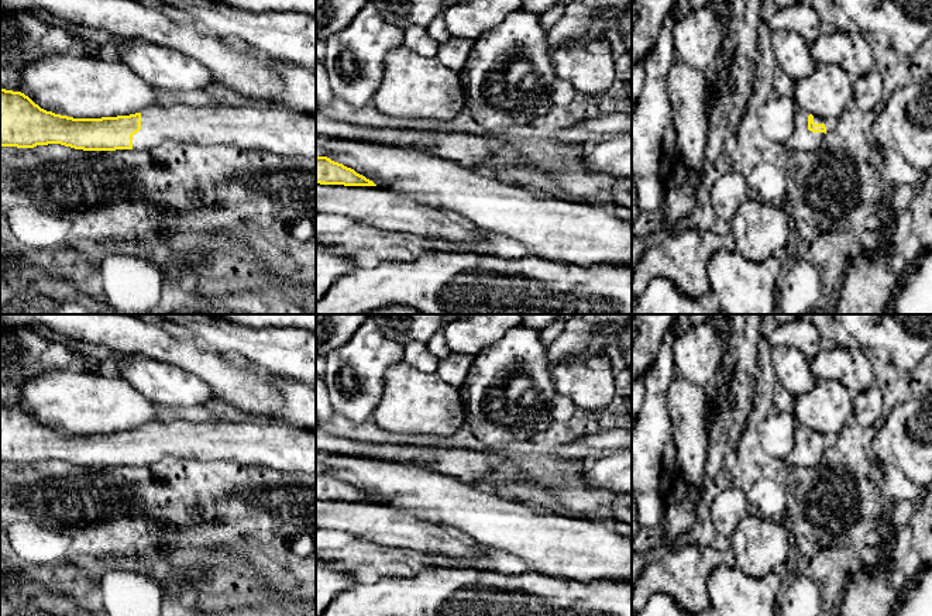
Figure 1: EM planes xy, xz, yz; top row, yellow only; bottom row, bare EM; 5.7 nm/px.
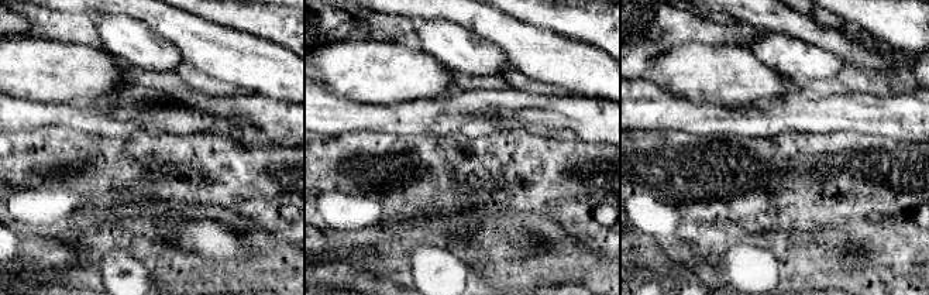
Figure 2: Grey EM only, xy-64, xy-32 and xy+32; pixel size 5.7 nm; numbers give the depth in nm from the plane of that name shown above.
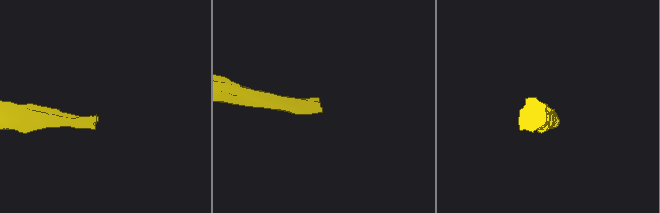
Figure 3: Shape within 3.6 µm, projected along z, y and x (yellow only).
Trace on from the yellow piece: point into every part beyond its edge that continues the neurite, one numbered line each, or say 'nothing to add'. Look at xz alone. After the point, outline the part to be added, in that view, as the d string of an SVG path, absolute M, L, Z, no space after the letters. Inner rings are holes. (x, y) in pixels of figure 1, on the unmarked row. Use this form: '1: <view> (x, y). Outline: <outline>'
nothing to add

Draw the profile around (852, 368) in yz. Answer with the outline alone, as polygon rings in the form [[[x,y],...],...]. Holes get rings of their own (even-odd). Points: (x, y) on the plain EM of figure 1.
[[[822,348],[809,361],[809,368],[818,381],[838,381],[853,396],[874,383],[871,362],[862,348]]]

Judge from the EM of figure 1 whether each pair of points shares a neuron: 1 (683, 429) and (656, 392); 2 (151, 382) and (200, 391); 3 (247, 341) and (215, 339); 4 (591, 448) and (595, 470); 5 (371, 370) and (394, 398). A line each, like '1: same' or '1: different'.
1: different
2: same
3: same
4: different
5: different

